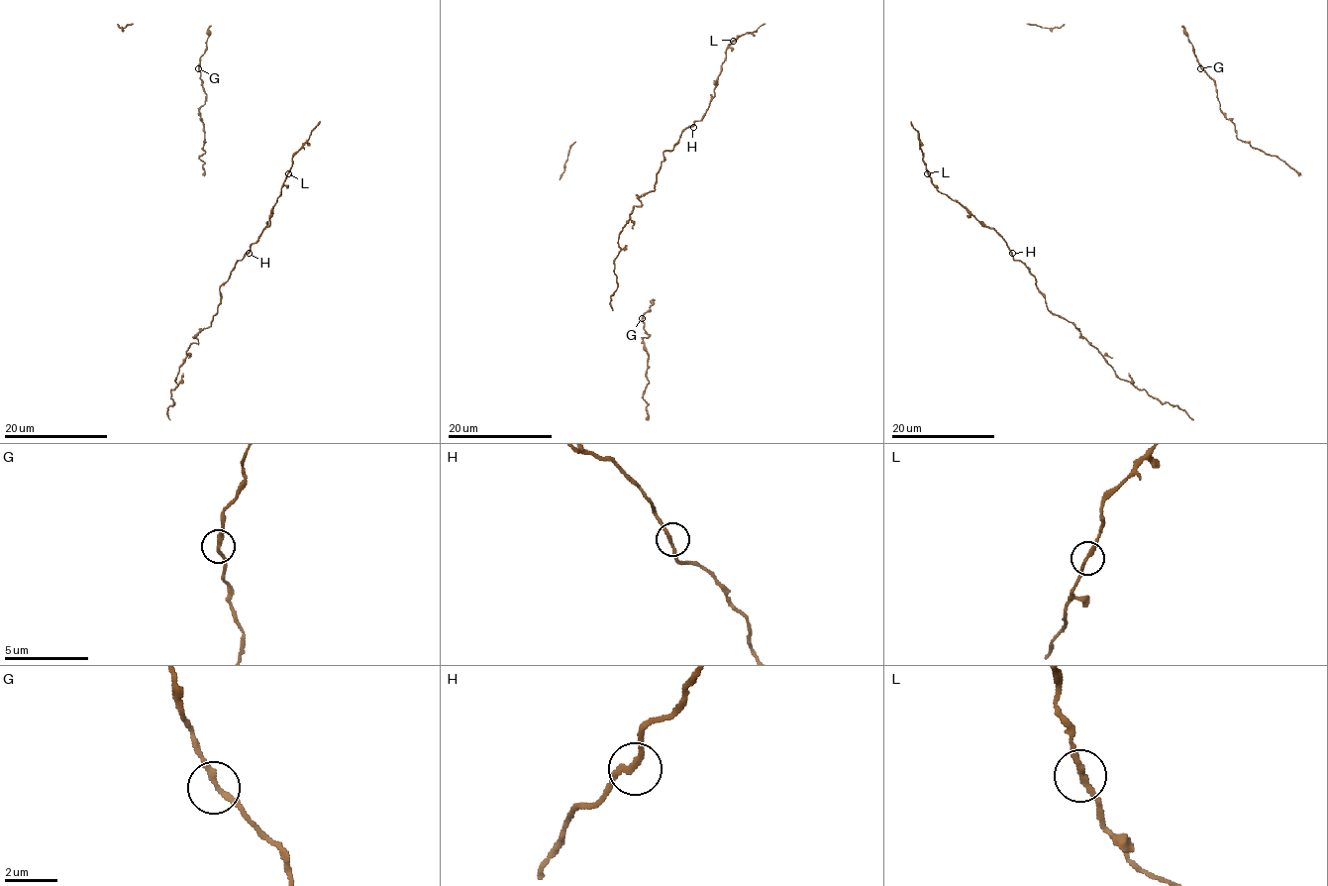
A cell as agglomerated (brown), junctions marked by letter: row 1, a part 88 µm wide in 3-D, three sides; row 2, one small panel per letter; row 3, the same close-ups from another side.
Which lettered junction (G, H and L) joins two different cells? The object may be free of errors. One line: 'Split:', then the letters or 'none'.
Split: none

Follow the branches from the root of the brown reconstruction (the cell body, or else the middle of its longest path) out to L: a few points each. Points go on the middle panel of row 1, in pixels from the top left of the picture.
L: (691, 125), (708, 107), (726, 50), (732, 40)

